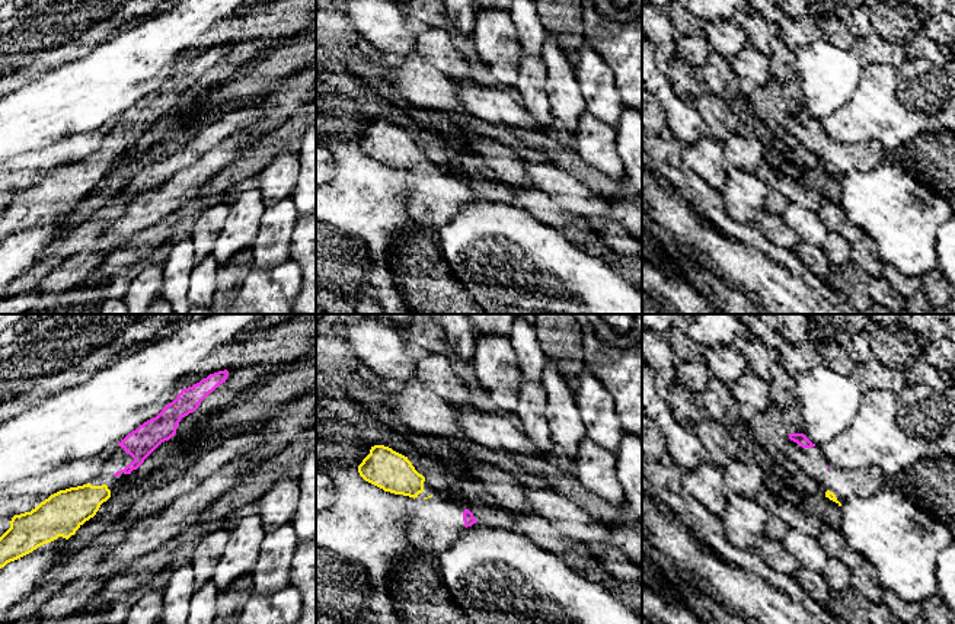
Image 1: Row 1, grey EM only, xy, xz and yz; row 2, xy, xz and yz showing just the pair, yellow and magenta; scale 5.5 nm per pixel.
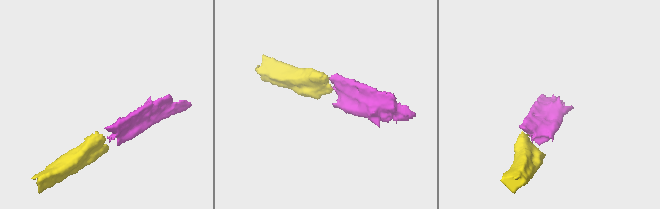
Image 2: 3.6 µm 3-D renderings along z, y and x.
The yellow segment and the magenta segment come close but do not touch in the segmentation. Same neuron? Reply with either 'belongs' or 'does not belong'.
belongs

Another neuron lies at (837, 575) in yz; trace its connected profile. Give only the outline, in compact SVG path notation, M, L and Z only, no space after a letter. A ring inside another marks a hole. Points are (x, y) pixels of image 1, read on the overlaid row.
M828 557L825 569L821 573L831 591L843 592L850 589L852 569L840 560Z

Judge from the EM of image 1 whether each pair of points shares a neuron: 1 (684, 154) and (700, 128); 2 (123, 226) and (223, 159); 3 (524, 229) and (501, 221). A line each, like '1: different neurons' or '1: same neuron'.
1: different neurons
2: same neuron
3: same neuron

